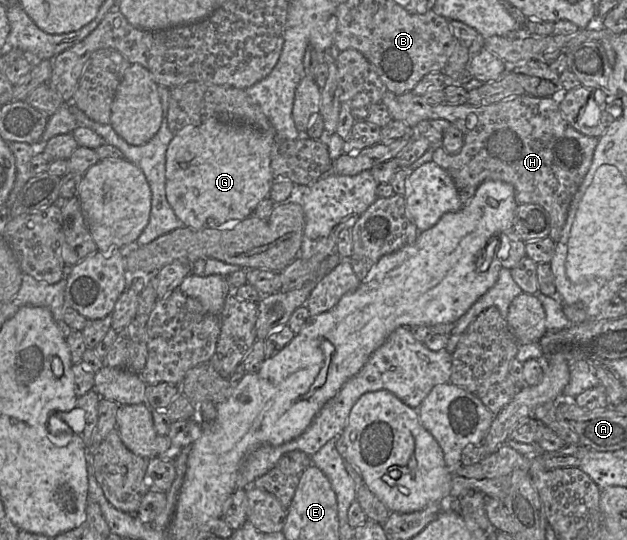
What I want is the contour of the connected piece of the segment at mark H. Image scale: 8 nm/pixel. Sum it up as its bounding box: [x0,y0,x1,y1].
[381,92,598,244]

